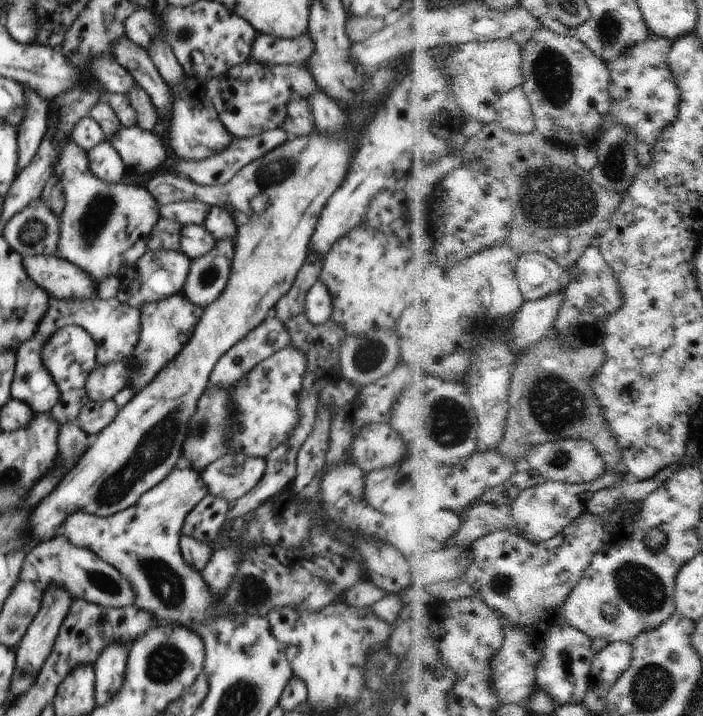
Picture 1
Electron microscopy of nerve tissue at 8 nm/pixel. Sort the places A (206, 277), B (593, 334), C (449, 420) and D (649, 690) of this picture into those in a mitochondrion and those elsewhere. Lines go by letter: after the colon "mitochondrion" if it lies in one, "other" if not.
A: mitochondrion
B: other
C: mitochondrion
D: mitochondrion

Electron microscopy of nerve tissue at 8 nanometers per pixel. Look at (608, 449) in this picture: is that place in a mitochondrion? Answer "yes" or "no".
no

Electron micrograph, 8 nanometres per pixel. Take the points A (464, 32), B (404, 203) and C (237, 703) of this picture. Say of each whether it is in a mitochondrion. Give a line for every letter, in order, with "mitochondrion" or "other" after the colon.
A: other
B: other
C: mitochondrion

